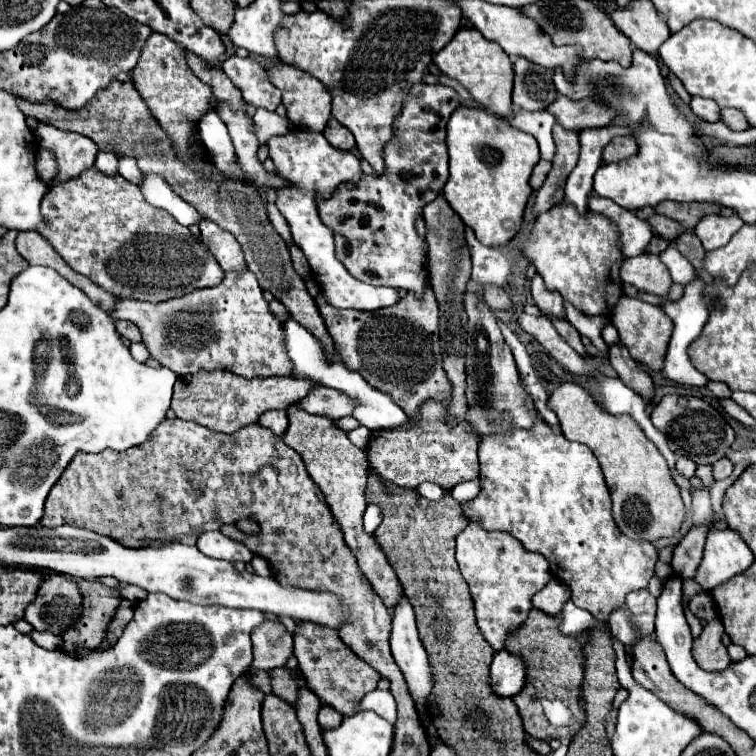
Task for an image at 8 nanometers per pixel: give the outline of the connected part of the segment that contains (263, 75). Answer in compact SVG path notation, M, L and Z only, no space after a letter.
M232 55L222 63L222 71L240 89L246 105L256 109L264 107L268 111L274 111L280 105L280 91L270 83L266 69L252 57L240 59Z

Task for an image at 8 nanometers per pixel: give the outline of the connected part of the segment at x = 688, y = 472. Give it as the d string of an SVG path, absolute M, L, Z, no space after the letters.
M680 457L678 461L676 461L676 471L680 473L680 475L684 475L684 477L694 477L694 471L696 471L696 463L694 461L690 461L688 457Z

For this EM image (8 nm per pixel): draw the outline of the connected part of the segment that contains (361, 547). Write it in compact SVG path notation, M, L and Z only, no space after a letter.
M296 405L288 407L286 413L288 413L290 425L282 437L284 443L302 455L310 477L322 489L330 511L334 513L336 521L340 523L344 539L346 539L348 547L352 549L352 553L356 555L360 571L364 573L364 577L370 581L374 591L382 597L386 607L390 607L390 609L396 607L400 603L400 597L402 597L402 585L396 577L396 571L386 561L374 535L368 535L362 529L362 515L366 509L364 489L366 489L366 477L368 477L368 461L366 461L364 449L358 449L356 445L352 445L348 441L346 433L342 429L338 429L334 425L334 421L328 417L310 415L310 413L298 409Z

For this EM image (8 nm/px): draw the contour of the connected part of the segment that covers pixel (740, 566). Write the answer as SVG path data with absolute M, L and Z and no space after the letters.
M716 529L714 533L708 533L704 561L698 567L696 581L703 590L711 591L728 577L748 569L752 561L754 555L738 533L732 529Z

